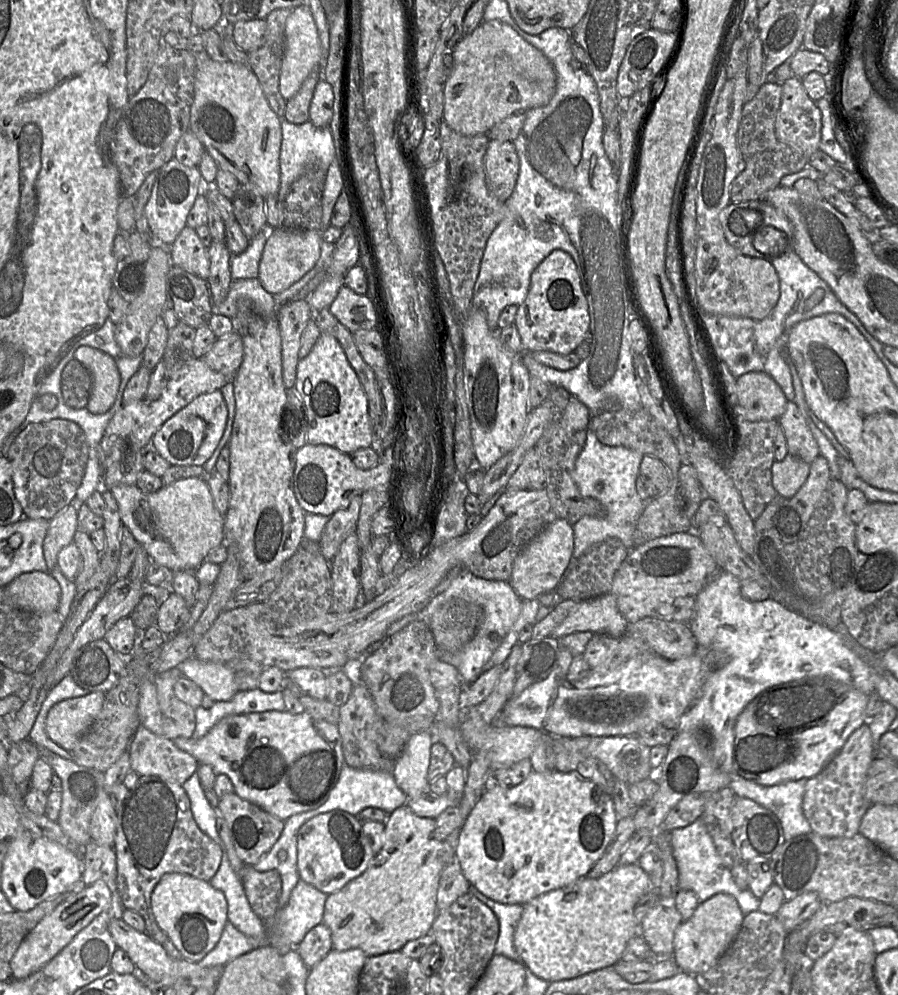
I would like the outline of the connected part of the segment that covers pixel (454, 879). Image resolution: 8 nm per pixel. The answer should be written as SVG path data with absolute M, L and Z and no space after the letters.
M455 858L444 868L440 877L436 899L438 911L446 909L466 894L469 887L470 882L463 875L460 864Z

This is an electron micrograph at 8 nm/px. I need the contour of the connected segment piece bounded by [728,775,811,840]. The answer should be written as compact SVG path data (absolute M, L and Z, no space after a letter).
M734 775L730 788L735 795L751 799L771 810L782 825L786 840L811 832L803 813L803 797L808 779L786 781L778 785L763 786Z

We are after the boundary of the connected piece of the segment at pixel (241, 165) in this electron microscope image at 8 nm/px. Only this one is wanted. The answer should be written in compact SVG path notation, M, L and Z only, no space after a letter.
M203 51L197 55L194 100L189 130L203 144L218 168L231 172L240 184L253 185L265 198L280 188L281 119L270 108L250 67L217 62Z

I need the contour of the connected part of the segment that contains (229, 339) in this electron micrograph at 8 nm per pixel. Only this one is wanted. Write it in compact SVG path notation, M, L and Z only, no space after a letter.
M234 329L216 338L202 359L211 369L234 377L243 359L242 336Z

